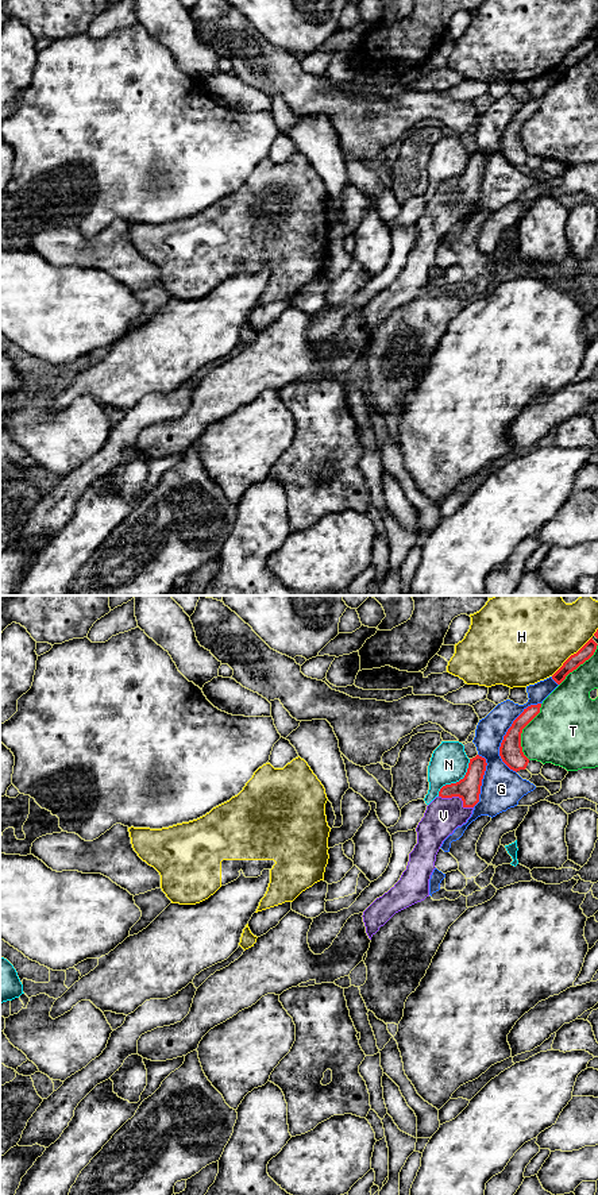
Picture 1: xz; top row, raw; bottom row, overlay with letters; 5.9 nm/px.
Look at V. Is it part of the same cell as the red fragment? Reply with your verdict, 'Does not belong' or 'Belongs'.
Belongs

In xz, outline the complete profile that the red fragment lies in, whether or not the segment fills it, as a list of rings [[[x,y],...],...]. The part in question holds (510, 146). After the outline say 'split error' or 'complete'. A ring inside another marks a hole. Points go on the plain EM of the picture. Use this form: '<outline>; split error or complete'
[[[541,99],[531,100],[513,116],[499,142],[502,157],[513,166],[525,165],[529,154],[521,142],[522,124],[540,108]]]; complete

